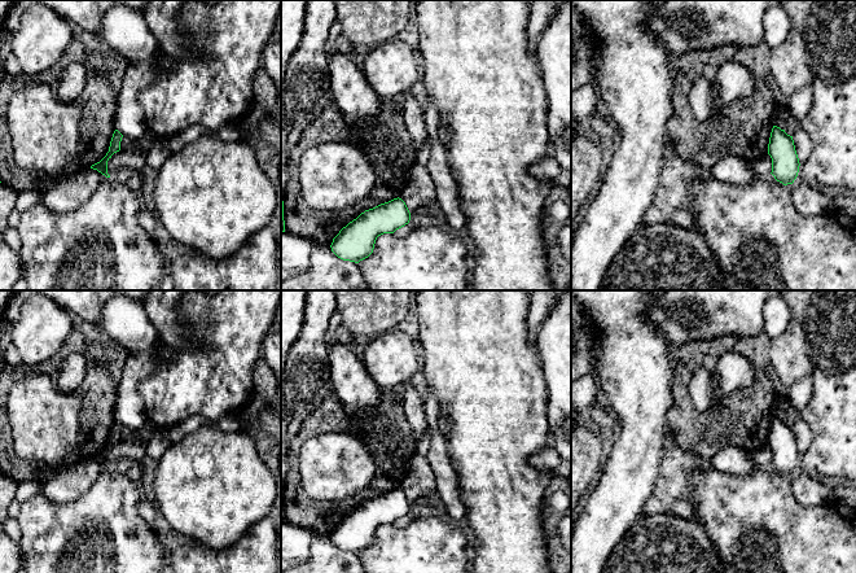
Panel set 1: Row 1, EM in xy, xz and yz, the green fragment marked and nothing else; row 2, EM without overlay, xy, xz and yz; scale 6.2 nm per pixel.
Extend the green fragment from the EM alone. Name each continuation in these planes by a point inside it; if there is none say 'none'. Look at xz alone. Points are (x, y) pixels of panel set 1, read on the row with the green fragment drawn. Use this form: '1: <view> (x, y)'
none

